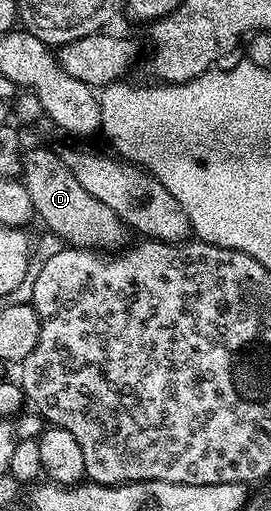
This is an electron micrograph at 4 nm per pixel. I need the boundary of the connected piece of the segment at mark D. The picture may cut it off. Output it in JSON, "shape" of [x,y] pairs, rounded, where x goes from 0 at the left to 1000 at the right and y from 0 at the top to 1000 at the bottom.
{"shape":[[[125,288],[81,307],[81,360],[103,370],[103,386],[118,386],[129,423],[203,460],[232,468],[232,477],[266,483],[358,487],[376,495],[406,495],[424,487],[469,481],[465,456],[472,444],[413,409],[339,386],[310,364],[280,354],[247,313],[170,288]]]}

